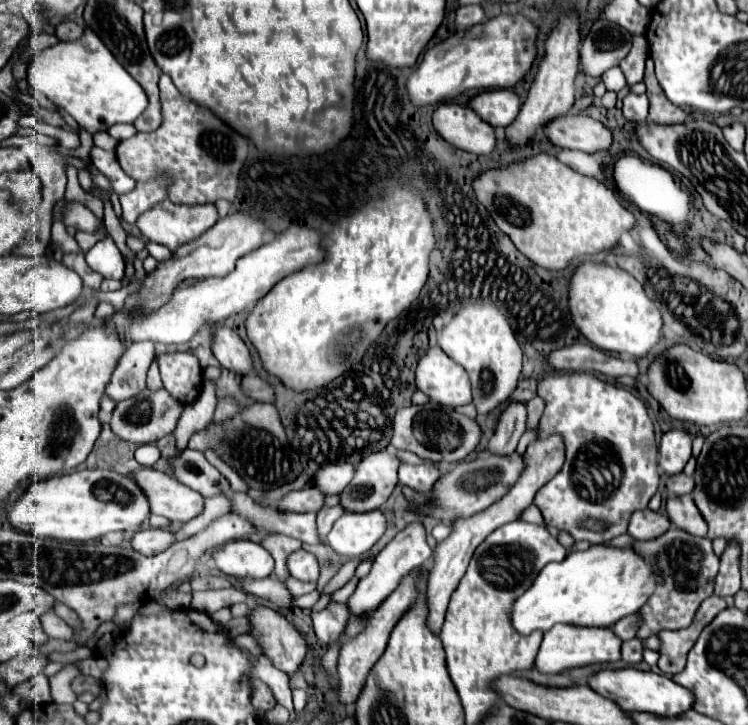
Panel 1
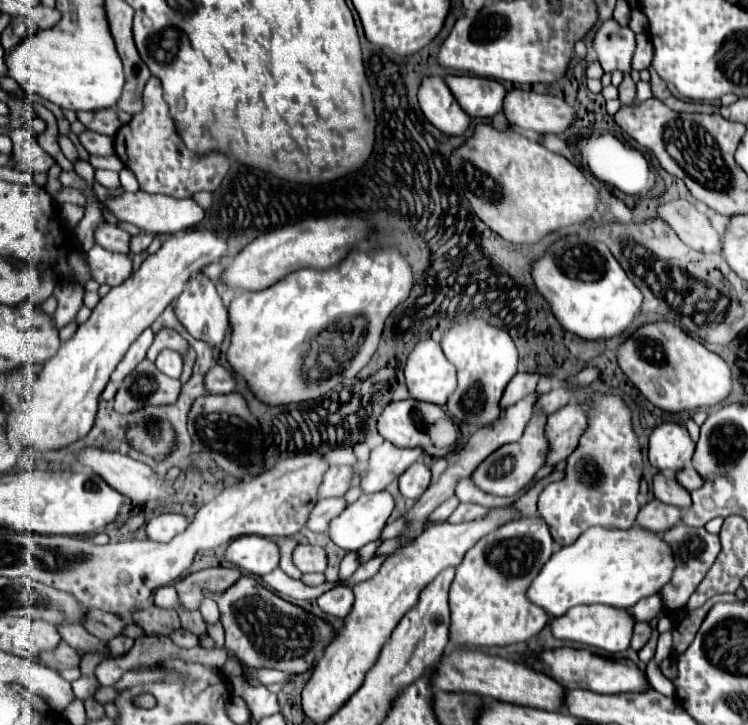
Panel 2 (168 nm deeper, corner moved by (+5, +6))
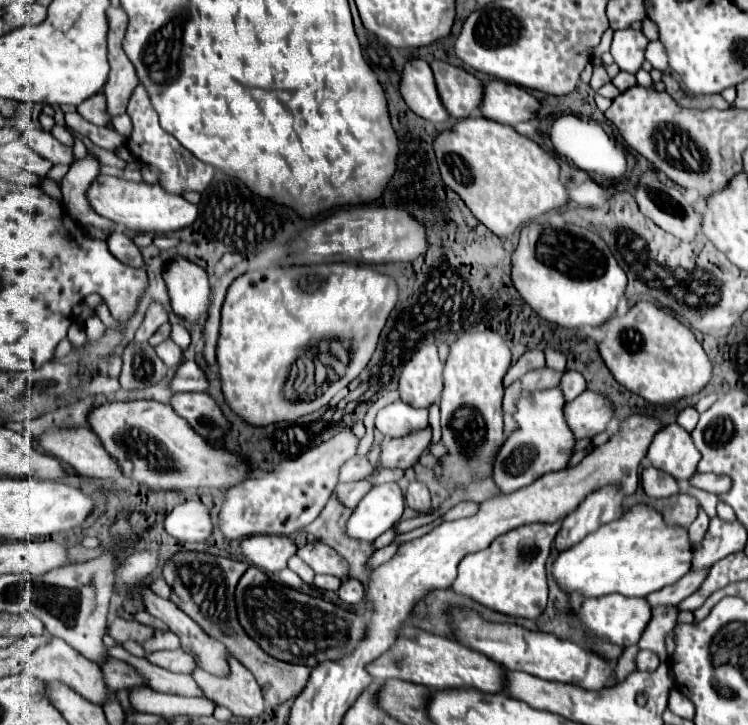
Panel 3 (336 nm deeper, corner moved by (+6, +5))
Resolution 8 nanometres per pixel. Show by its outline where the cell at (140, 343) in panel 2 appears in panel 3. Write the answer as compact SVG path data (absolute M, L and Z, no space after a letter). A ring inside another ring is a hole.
M152 302L144 314L144 320L140 324L140 328L136 330L136 342L146 342L164 322L168 322L168 312L164 310L164 306L160 302Z

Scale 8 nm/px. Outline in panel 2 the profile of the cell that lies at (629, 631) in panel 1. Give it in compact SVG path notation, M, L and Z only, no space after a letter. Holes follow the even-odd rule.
M651 595L651 597L645 597L643 601L635 603L633 607L629 607L629 613L633 615L635 623L637 621L651 621L661 609L661 601L659 601L659 595Z

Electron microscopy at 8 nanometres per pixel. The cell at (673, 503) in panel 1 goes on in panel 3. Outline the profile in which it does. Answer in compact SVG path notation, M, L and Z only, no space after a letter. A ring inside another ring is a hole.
M648 464L642 472L642 488L650 498L668 498L680 492L676 480L652 464Z

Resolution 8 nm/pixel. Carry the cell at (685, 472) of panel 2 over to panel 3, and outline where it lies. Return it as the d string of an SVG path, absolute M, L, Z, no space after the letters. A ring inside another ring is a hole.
M694 474L690 484L714 494L724 494L730 490L732 480L728 476L716 476L716 474Z

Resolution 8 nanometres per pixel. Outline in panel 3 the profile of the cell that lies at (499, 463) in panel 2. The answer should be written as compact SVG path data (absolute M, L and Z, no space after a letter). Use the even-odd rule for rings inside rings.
M546 388L546 390L520 394L514 412L514 420L518 428L510 434L510 438L500 448L492 472L494 482L504 494L510 494L514 490L532 484L536 478L540 478L546 472L564 470L568 466L570 456L574 452L576 438L566 422L564 404L566 400L560 388Z

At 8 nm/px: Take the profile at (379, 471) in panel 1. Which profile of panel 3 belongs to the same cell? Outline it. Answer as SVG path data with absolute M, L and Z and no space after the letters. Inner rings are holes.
M432 428L414 430L408 436L384 440L382 444L382 464L386 468L410 468L418 460L418 456L430 446Z

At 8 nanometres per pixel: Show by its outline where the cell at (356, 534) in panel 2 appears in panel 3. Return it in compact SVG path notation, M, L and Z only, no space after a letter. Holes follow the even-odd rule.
M396 482L374 486L348 520L348 534L358 540L376 540L392 528L404 512L404 496Z

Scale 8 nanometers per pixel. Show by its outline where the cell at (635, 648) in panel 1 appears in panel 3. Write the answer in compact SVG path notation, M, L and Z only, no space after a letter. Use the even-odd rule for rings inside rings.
M672 604L656 606L652 610L652 620L650 620L648 628L644 630L638 646L642 650L650 650L650 652L658 654L662 658L662 662L666 662L666 636L674 630L678 612L680 612L678 606L672 606Z

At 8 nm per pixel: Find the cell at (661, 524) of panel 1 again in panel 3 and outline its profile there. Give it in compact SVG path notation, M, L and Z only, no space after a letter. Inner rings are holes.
M674 494L670 498L660 498L654 502L654 508L660 510L666 522L674 526L690 526L700 510L700 502L690 494Z

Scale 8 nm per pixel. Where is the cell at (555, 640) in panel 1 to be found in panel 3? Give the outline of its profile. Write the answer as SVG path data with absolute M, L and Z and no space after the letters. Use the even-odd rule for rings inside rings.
M606 594L602 598L586 598L582 608L578 610L580 622L590 628L594 634L616 642L618 646L632 646L638 644L642 630L646 630L652 618L652 606L646 598L626 598L622 594Z

